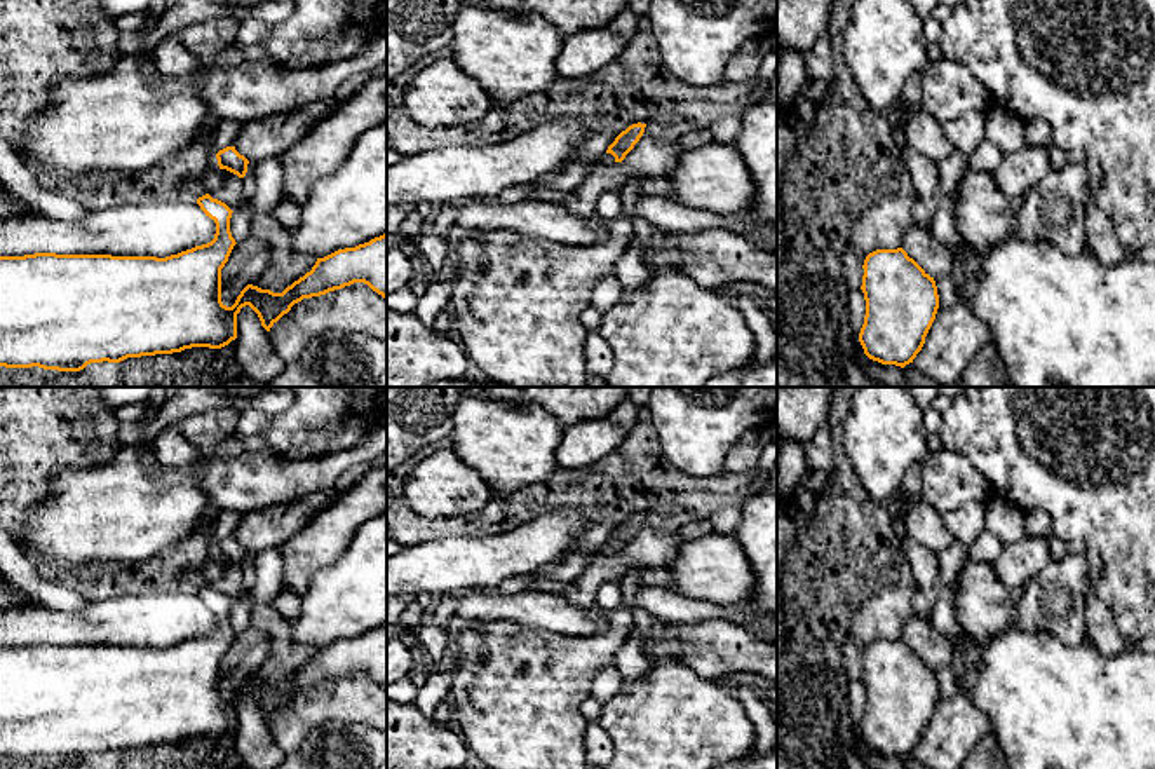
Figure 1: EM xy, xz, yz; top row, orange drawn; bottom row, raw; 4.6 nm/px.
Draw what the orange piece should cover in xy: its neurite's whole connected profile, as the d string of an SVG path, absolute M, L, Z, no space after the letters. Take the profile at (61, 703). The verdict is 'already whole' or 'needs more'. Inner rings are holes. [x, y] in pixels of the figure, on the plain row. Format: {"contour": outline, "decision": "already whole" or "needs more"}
{"contour": "M209 584L199 588L197 595L216 614L214 629L165 649L56 643L0 647L0 757L80 762L91 753L120 753L127 748L172 745L192 738L221 739L237 729L237 704L242 698L249 696L261 717L270 722L303 689L321 687L354 673L364 673L387 689L387 624L383 624L355 638L317 649L312 661L282 684L247 675L235 694L226 698L221 692L221 659L237 635L230 623L233 602Z", "decision": "already whole"}

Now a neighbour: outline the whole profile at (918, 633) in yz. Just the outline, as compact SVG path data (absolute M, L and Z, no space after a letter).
M916 612L906 621L901 638L934 670L953 661L955 647L951 642Z

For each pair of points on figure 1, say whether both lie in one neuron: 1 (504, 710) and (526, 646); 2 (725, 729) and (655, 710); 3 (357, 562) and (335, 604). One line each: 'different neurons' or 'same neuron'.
1: same neuron
2: same neuron
3: same neuron

